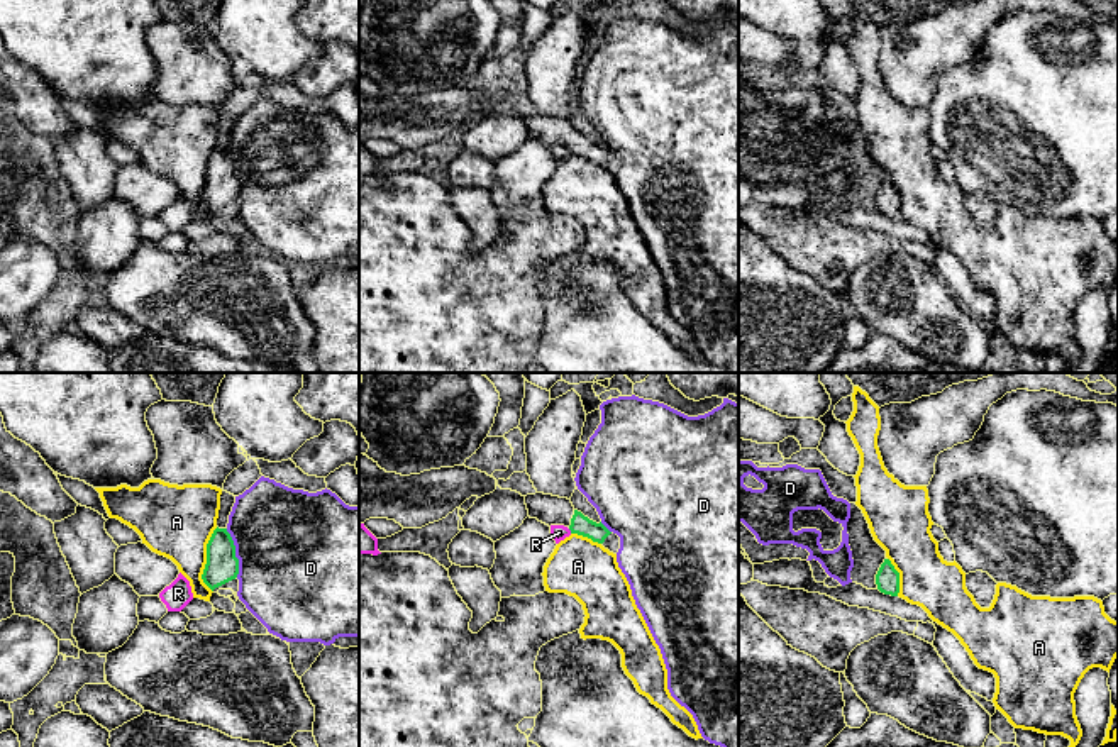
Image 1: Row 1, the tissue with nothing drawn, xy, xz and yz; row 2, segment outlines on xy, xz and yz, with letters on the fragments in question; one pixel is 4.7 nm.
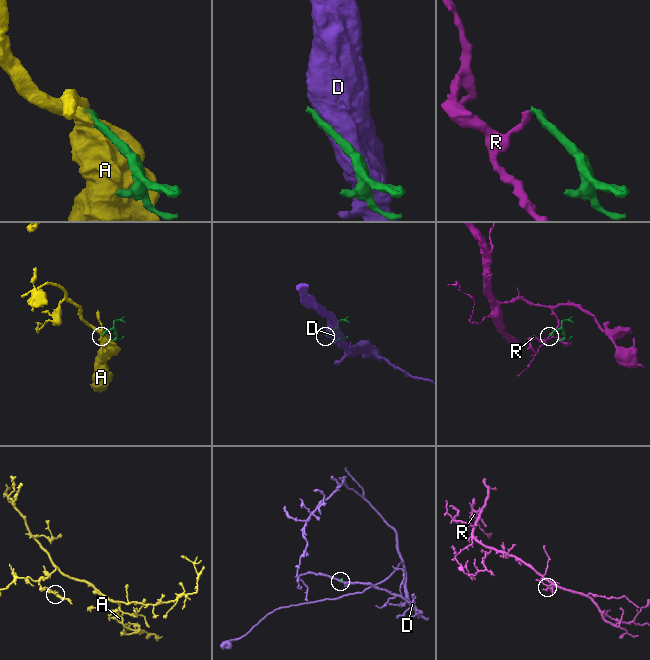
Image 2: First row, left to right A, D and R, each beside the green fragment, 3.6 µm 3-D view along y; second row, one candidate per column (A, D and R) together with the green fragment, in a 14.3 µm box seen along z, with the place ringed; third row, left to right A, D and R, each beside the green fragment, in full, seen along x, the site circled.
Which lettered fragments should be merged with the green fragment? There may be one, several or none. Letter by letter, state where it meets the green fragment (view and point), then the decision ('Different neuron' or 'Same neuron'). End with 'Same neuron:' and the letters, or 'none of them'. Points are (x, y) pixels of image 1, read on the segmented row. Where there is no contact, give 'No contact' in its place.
A: Touches green at xy (207, 559). Different neuron
D: Touches green at xy (234, 553). Different neuron
R: Touches green at xz (570, 529). Different neuron
Same neuron: none of them

